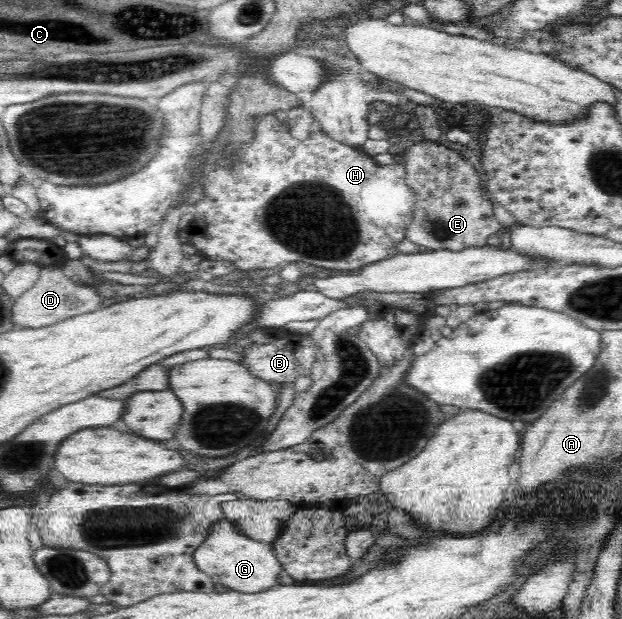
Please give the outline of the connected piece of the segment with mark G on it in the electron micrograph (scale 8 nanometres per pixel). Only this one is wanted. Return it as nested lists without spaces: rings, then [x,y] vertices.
[[[226,519],[212,525],[210,535],[200,543],[194,551],[194,561],[214,583],[220,583],[234,591],[260,593],[274,587],[276,579],[284,571],[284,566],[278,561],[271,544],[250,539],[237,529],[235,523]]]

